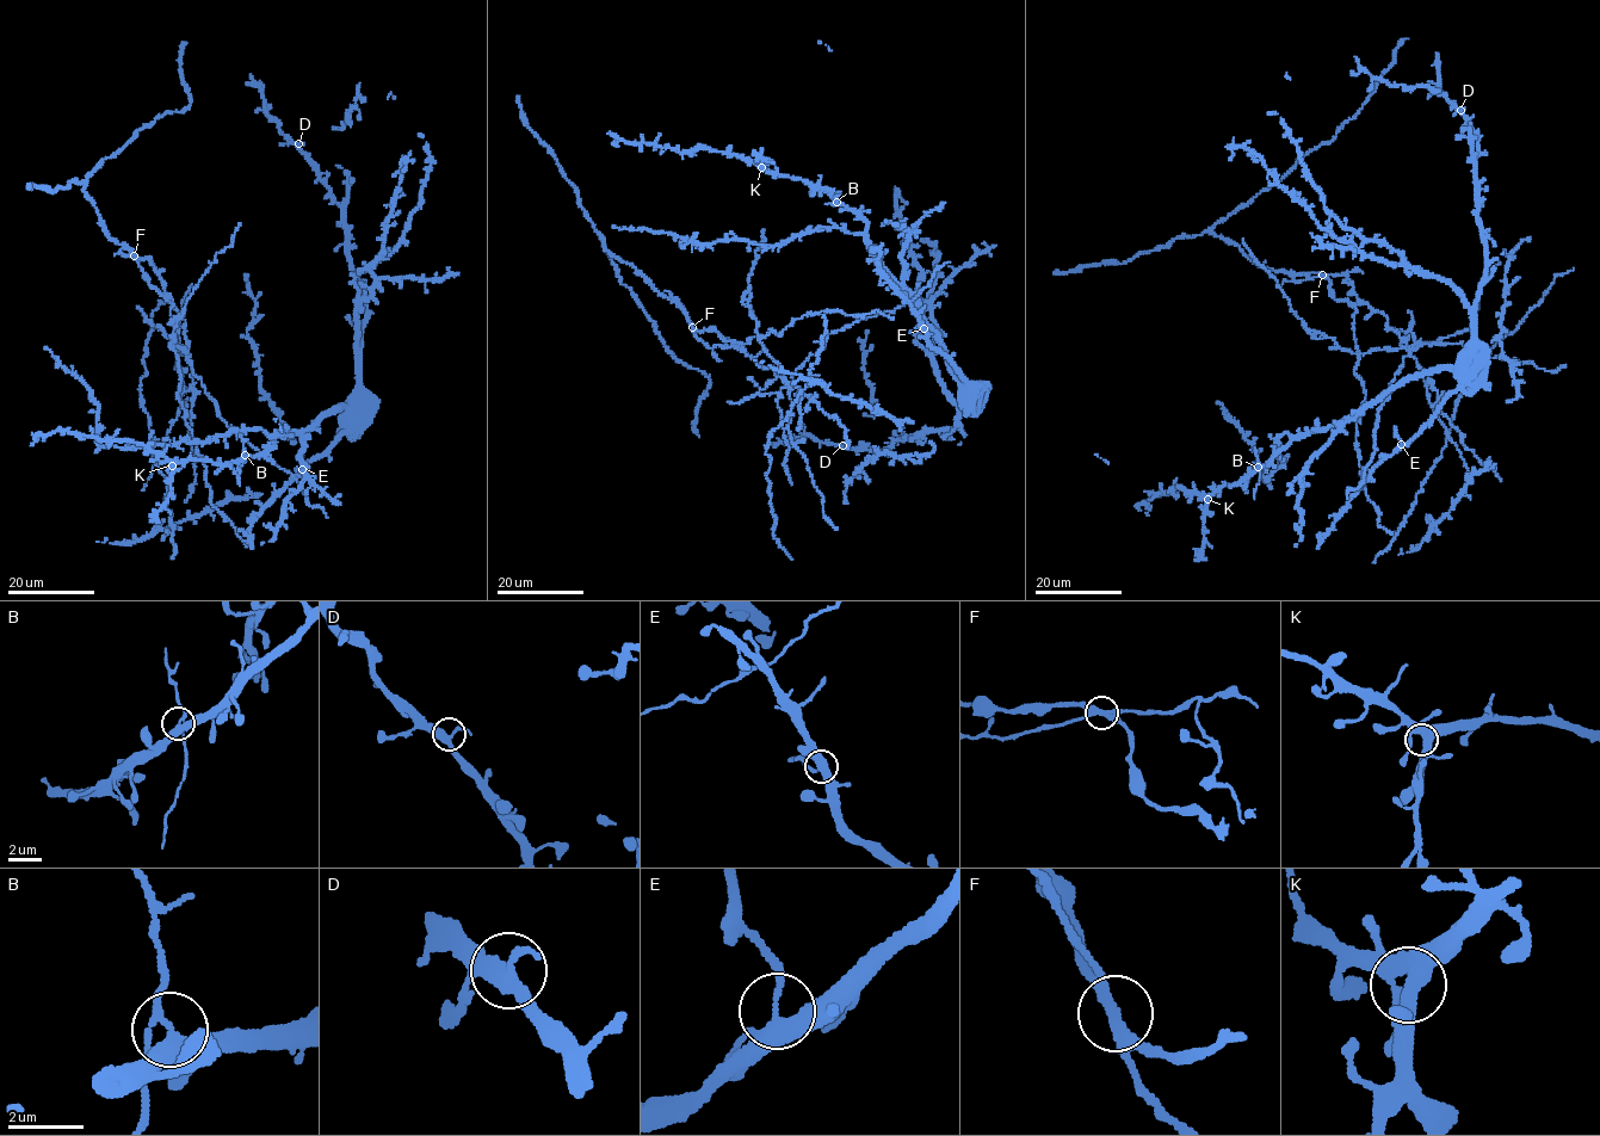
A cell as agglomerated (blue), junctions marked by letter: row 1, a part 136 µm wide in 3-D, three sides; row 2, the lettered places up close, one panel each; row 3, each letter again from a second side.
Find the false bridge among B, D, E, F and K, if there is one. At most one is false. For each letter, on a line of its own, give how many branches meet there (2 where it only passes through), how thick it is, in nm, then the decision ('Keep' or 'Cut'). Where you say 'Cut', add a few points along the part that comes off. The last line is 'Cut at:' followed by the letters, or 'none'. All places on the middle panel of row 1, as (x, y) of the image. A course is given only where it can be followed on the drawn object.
B: Branches: 4. Thickness 320 nm. Keep
D: Branches: 3. Thickness 320 nm. Keep
E: Branches: 4. Thickness 320 nm. Keep
F: Branches: 4. Thickness 280 nm. Cut. Course of the part to remove: (692, 327), (711, 347), (731, 344), (790, 382), (826, 335), (909, 302), (950, 263)
K: Branches: 4. Thickness 400 nm. Keep
Cut at: F

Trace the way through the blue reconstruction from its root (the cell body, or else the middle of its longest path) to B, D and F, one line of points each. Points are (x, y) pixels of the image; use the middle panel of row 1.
B: (965, 390), (969, 386), (955, 374), (945, 349), (918, 304), (875, 254), (863, 220), (836, 202)
D: (965, 390), (967, 403), (959, 408), (958, 425), (952, 428), (896, 440), (876, 451), (842, 445)
F: (965, 390), (970, 382), (933, 349), (910, 301), (828, 333), (790, 383), (731, 344), (706, 347), (692, 327)

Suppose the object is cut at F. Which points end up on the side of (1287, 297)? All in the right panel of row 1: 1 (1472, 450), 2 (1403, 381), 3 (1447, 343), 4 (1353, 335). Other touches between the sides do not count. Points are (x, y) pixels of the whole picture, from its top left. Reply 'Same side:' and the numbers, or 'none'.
Same side: 1, 3

